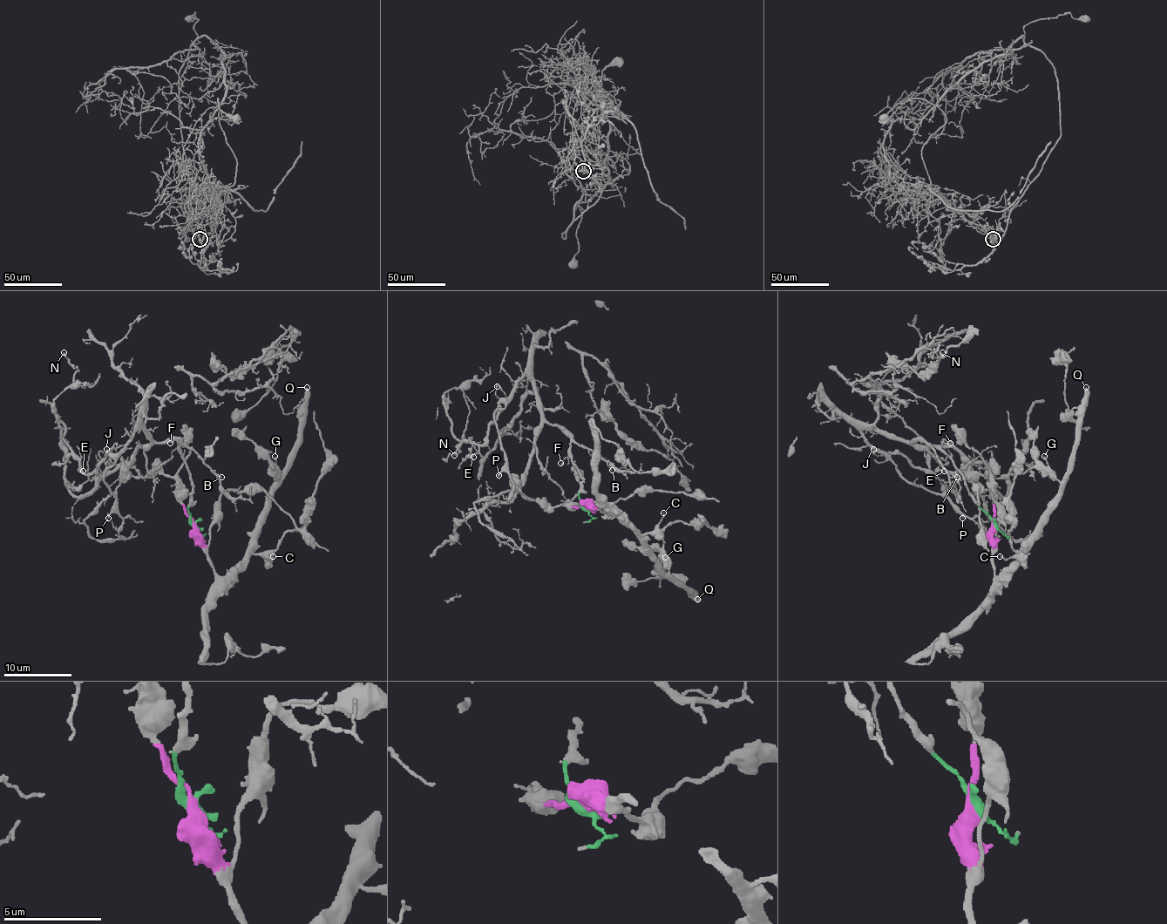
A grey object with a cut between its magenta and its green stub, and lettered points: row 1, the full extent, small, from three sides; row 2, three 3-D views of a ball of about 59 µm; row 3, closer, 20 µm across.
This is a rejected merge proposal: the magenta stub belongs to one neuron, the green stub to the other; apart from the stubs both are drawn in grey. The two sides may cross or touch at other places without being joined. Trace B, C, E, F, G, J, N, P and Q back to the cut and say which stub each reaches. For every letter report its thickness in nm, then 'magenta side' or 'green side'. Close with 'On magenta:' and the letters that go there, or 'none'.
B: 150 nm thick; green side
C: 110 nm thick; magenta side
E: 160 nm thick; green side
F: 100 nm thick; green side
G: 110 nm thick; magenta side
J: 170 nm thick; green side
N: 180 nm thick; green side
P: 190 nm thick; green side
Q: 400 nm thick; magenta side
On magenta: C, G, Q

